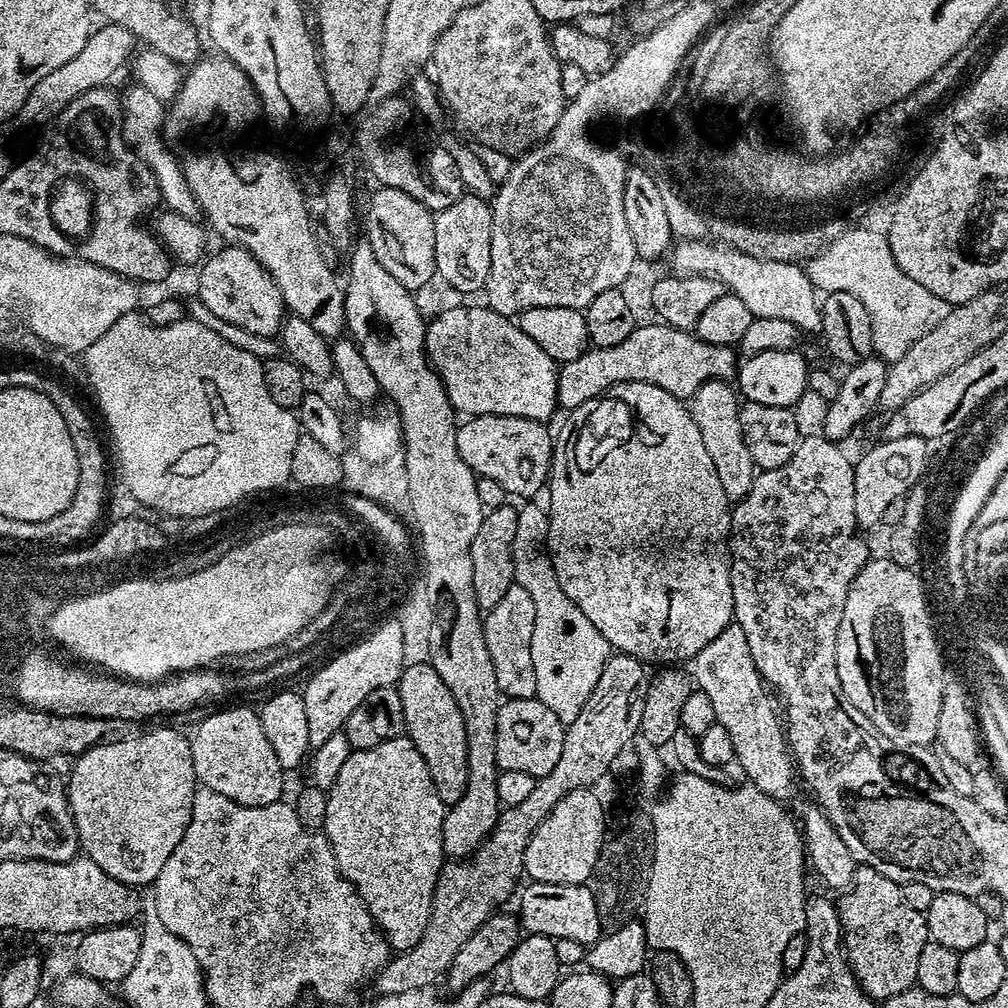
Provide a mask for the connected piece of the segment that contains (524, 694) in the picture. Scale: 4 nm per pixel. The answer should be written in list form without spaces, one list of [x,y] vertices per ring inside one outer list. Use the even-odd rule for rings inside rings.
[[[513,583],[510,590],[483,617],[486,650],[490,650],[490,662],[494,662],[494,678],[498,678],[498,690],[509,700],[530,700],[536,695],[538,678],[534,678],[534,658],[530,655],[530,642],[534,638],[534,601],[522,586]]]

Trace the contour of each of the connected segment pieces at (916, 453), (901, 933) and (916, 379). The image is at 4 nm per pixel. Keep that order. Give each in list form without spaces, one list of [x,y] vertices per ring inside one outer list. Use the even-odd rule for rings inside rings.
[[[903,436],[897,440],[884,440],[879,442],[854,467],[854,514],[857,525],[861,529],[871,524],[879,525],[886,506],[896,496],[907,497],[909,488],[915,482],[916,473],[920,472],[921,461],[924,458],[924,448],[929,441],[917,436]]]
[[[857,867],[852,884],[841,896],[844,897],[838,900],[840,935],[844,938],[848,965],[861,990],[873,1001],[883,1002],[913,987],[918,974],[918,957],[930,938],[927,915],[907,904],[901,885],[873,868]]]
[[[989,290],[970,302],[949,307],[946,318],[942,318],[942,322],[934,326],[934,330],[922,334],[922,338],[918,338],[918,342],[914,342],[914,346],[910,346],[910,350],[902,354],[902,358],[891,361],[888,364],[886,382],[882,386],[879,407],[888,408],[887,410],[901,408],[910,398],[914,398],[914,394],[942,378],[942,374],[954,370],[954,366],[966,362],[966,358],[997,340],[1006,328],[1006,324],[999,320],[998,293],[999,291]]]

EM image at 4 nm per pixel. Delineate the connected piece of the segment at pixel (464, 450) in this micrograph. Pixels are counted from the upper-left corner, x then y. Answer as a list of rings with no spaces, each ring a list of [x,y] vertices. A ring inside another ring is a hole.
[[[473,416],[465,419],[456,429],[456,446],[462,462],[470,466],[470,470],[477,477],[485,476],[494,478],[498,486],[502,486],[505,493],[520,498],[532,498],[536,491],[543,489],[548,483],[552,471],[552,446],[554,443],[553,433],[548,433],[549,425],[539,420],[527,420],[517,416]]]

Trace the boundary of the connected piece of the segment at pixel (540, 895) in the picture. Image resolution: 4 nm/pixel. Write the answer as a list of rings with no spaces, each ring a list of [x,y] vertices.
[[[528,882],[523,885],[520,896],[518,919],[523,931],[538,936],[550,936],[553,940],[574,938],[591,946],[600,939],[600,914],[596,905],[595,891],[588,884],[538,884]]]

